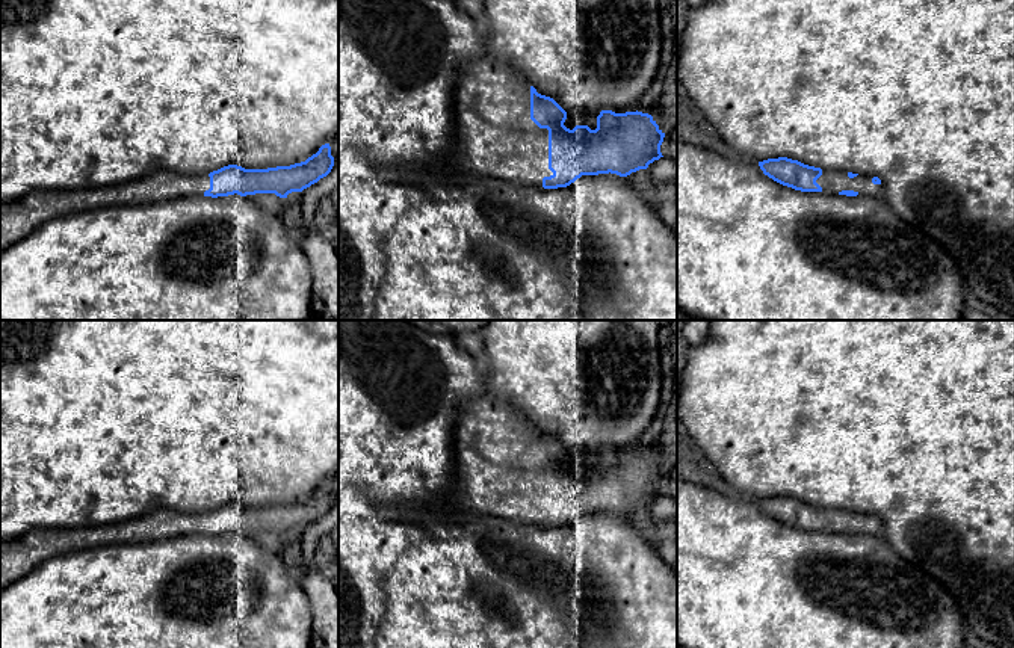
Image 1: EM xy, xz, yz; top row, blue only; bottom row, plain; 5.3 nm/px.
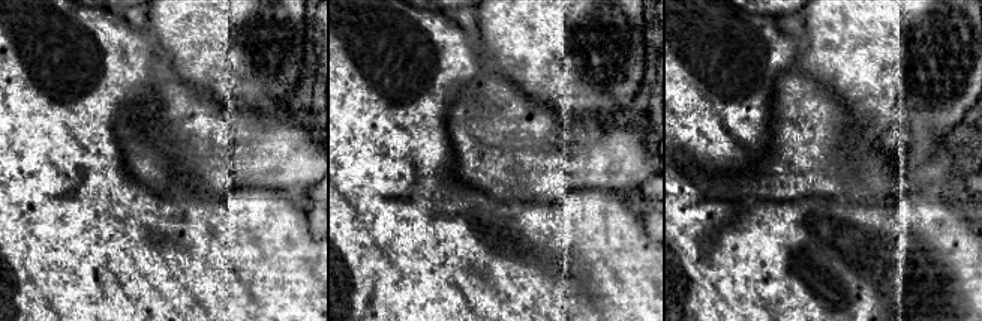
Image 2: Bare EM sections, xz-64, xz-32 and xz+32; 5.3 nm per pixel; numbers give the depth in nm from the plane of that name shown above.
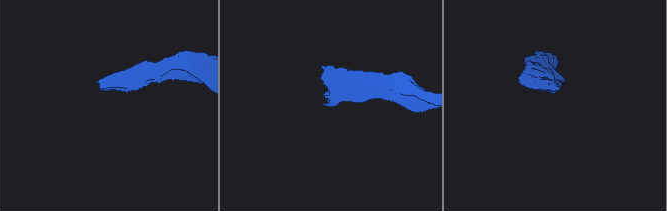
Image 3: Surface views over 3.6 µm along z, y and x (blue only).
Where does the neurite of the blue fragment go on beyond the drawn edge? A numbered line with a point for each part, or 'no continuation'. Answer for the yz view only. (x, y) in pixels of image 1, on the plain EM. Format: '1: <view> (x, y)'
1: yz (831, 520)

